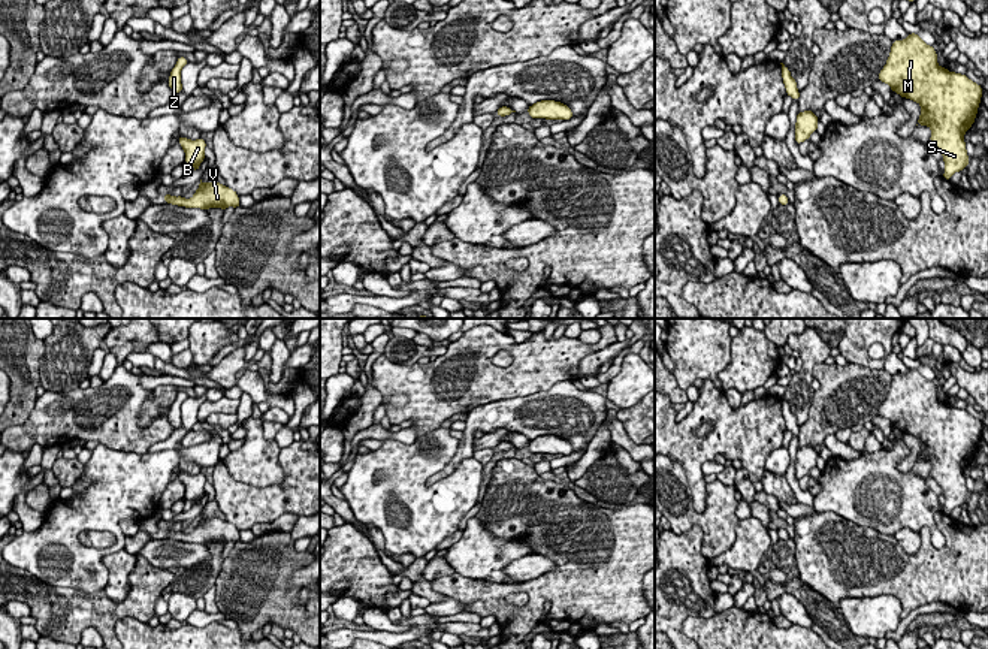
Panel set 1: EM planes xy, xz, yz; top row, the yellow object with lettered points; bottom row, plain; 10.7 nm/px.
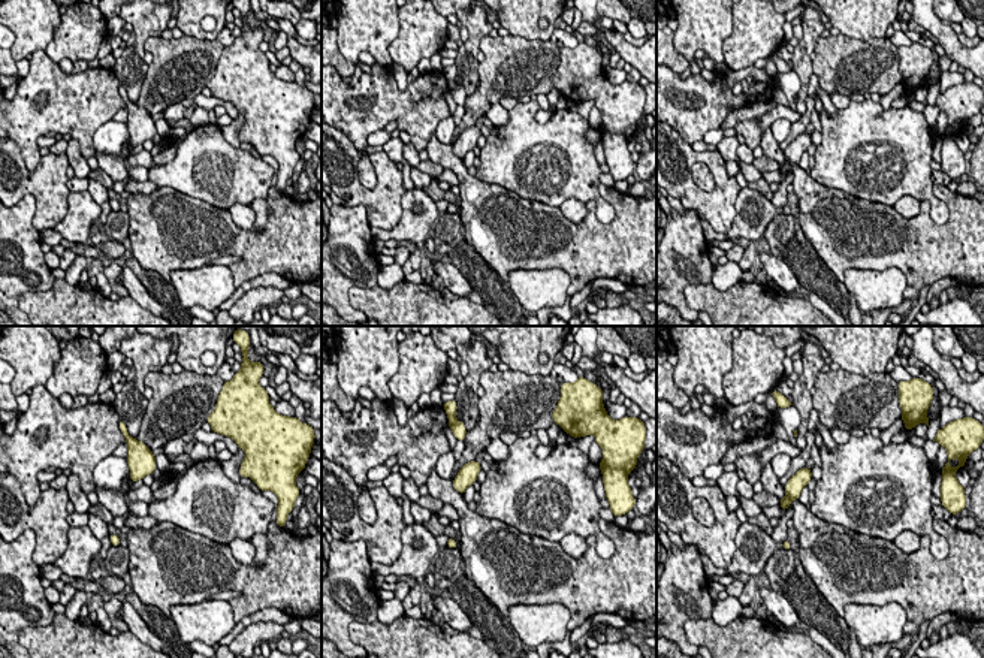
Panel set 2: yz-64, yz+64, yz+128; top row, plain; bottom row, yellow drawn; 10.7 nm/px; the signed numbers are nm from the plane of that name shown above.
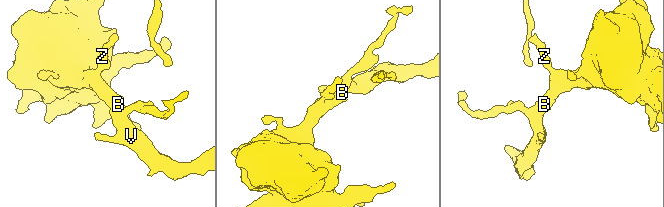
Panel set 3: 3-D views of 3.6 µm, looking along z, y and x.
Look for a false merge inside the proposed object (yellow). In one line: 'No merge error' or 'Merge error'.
No merge error

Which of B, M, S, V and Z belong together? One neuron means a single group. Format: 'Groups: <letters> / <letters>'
Groups: B M S V Z

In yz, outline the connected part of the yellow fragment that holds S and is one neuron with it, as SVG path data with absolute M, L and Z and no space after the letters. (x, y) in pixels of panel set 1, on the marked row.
M916 33L892 40L879 81L903 99L918 102L919 126L931 129L933 142L943 156L943 178L969 166L964 133L973 126L981 105L982 87L967 75L949 72L937 64L937 52Z

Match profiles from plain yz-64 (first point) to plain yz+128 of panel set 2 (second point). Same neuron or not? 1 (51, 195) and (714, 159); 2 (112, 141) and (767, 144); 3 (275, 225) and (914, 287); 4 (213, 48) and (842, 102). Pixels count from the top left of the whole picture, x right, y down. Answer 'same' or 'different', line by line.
1: same
2: different
3: same
4: different

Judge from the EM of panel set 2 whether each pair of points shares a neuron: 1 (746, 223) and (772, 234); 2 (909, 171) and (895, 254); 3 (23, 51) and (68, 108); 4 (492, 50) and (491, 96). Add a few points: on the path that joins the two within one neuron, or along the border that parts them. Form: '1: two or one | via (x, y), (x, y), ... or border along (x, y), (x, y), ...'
1: two | border along (779, 211), (761, 237)
2: two | border along (859, 196), (893, 207)
3: two | border along (44, 50), (36, 50), (32, 54)
4: one | via (492, 62), (492, 84)

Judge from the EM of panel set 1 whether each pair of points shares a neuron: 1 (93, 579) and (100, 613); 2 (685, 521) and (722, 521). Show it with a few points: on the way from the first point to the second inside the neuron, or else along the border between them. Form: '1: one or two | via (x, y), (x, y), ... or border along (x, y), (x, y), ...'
1: two | border along (62, 586), (73, 586), (84, 592), (103, 589)
2: one | via (694, 521), (713, 521)

